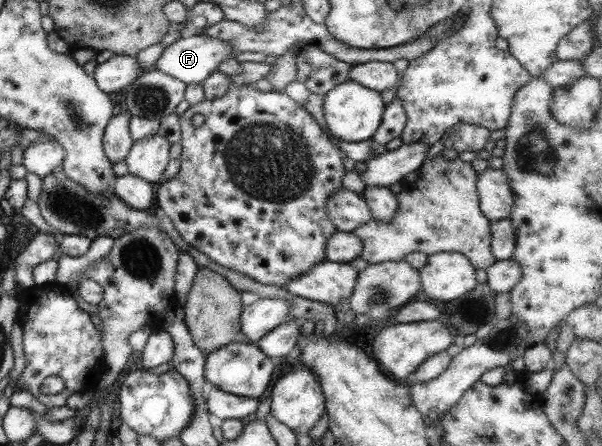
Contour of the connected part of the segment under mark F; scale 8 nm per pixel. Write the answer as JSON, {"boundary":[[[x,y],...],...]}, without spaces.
{"boundary":[[[183,34],[174,43],[165,47],[156,58],[153,69],[157,69],[170,75],[170,77],[182,82],[184,86],[190,84],[201,84],[209,75],[217,69],[220,61],[226,58],[234,58],[238,53],[233,53],[229,45],[222,39],[214,39],[205,35]]]}

